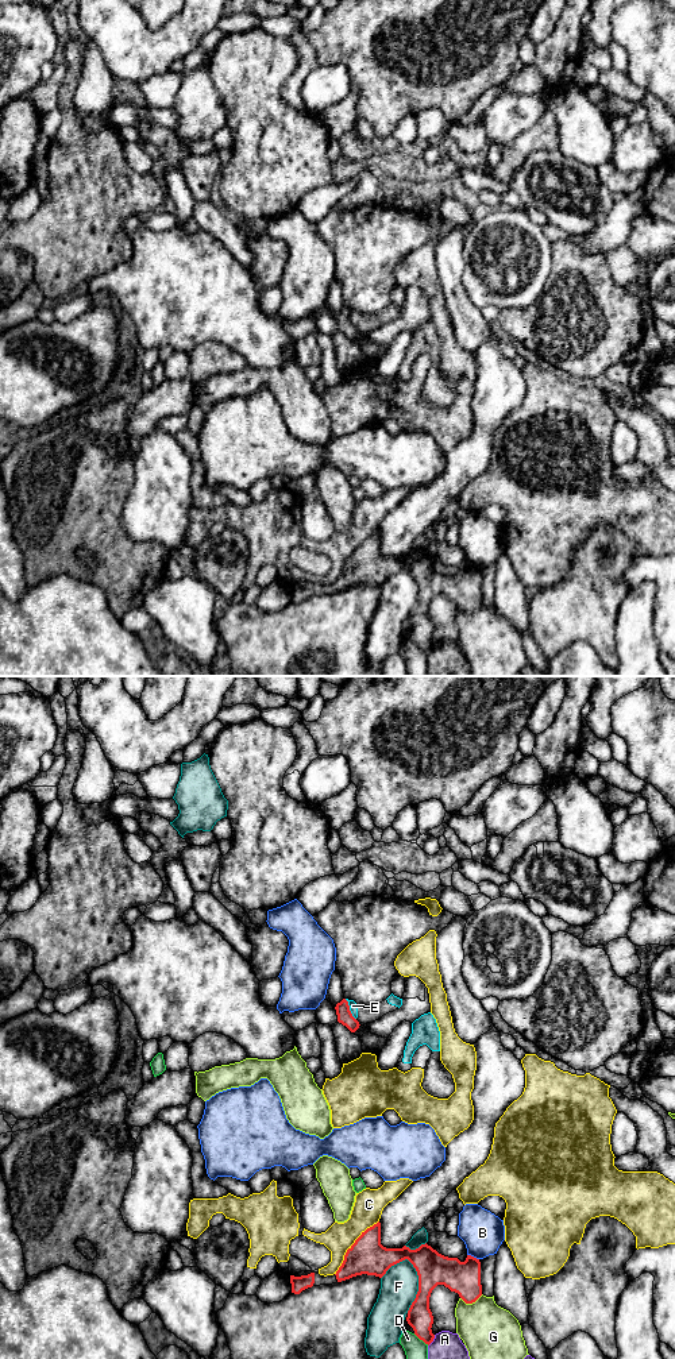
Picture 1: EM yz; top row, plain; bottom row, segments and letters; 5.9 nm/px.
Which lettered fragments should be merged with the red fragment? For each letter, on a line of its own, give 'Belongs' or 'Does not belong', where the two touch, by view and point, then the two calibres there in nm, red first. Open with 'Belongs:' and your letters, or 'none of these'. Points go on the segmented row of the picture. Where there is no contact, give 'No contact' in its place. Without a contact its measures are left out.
Belongs: none of these
A: Does not belong. Touches red at yz (432, 1340). Thickness 150 nm (red) against 160 nm
B: Does not belong. Touches red at yz (473, 1257). Thickness 200 nm (red) against 260 nm
C: Does not belong. Touches red at yz (351, 1246). Thickness 220 nm (red) against 180 nm
D: Does not belong. Touches red at yz (421, 1339). Thickness 150 nm (red) against 130 nm
E: Does not belong. Touches red at yz (348, 1010). Thickness 90 nm (red) against 50 nm
F: Does not belong. Touches red at yz (419, 1285). Thickness 200 nm (red) against 220 nm
G: Does not belong. Touches red at yz (471, 1302). Thickness 190 nm (red) against 320 nm

